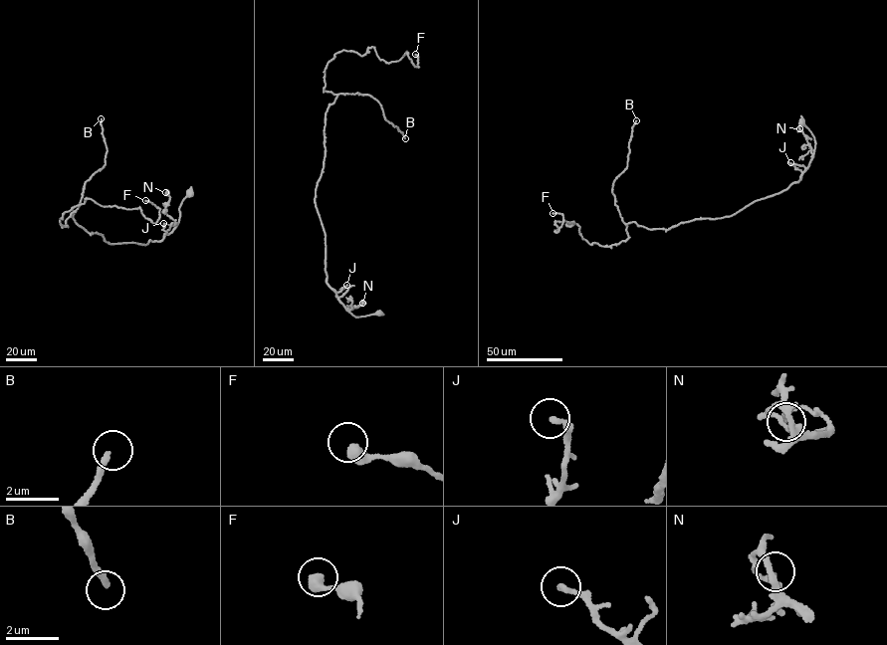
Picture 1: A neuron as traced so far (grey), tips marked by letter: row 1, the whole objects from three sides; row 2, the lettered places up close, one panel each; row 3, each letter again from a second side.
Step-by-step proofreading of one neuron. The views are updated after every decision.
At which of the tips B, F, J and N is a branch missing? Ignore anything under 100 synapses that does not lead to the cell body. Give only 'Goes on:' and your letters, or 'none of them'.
Goes on: B

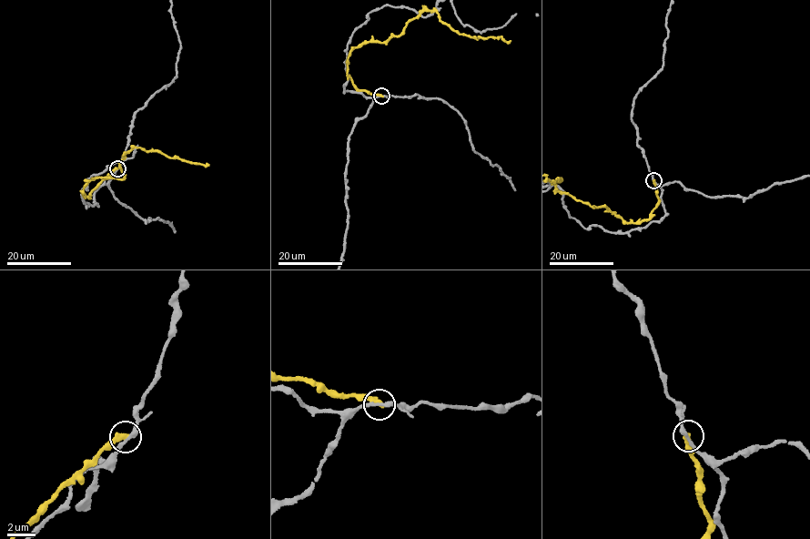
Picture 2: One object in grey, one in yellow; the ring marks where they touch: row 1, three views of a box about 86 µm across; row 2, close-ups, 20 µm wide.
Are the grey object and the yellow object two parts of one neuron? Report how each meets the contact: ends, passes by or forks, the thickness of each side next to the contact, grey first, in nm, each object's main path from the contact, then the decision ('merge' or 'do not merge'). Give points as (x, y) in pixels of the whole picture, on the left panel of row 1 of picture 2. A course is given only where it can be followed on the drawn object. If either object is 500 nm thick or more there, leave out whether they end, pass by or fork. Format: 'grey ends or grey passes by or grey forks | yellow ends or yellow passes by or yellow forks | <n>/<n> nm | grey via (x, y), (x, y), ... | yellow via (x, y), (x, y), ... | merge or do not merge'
grey passes by | yellow ends | 280/400 nm | do not merge

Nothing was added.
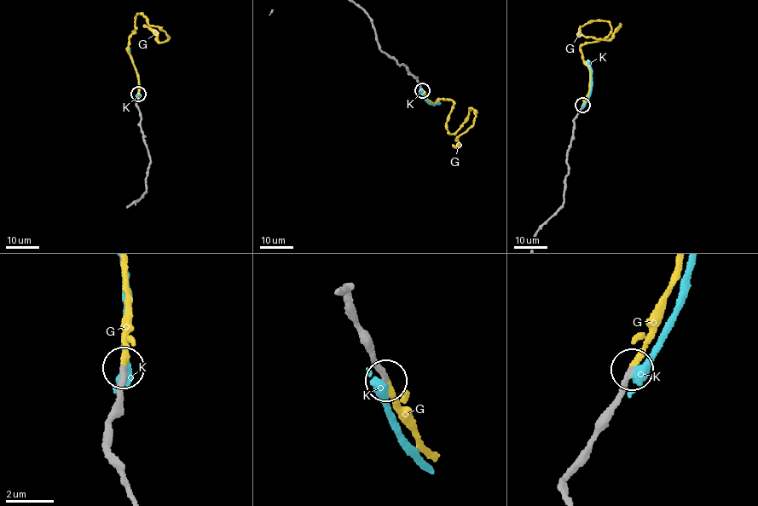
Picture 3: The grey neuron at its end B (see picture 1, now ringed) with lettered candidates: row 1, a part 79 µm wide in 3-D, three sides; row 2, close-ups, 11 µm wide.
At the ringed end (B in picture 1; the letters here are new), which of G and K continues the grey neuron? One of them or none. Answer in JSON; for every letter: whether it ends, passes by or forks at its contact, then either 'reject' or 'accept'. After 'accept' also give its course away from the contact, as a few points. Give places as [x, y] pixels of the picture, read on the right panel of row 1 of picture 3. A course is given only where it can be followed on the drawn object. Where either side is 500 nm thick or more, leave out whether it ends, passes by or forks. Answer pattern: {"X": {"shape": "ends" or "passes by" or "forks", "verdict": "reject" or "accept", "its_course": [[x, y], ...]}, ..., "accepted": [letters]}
{"G": {"shape": "ends", "verdict": "accept", "its_course": [[582, 105], [590, 75], [580, 48], [605, 37], [610, 23], [580, 27], [579, 34], [607, 40], [620, 24]]}, "K": {"shape": "ends", "verdict": "reject"}, "accepted": ["G"]}

